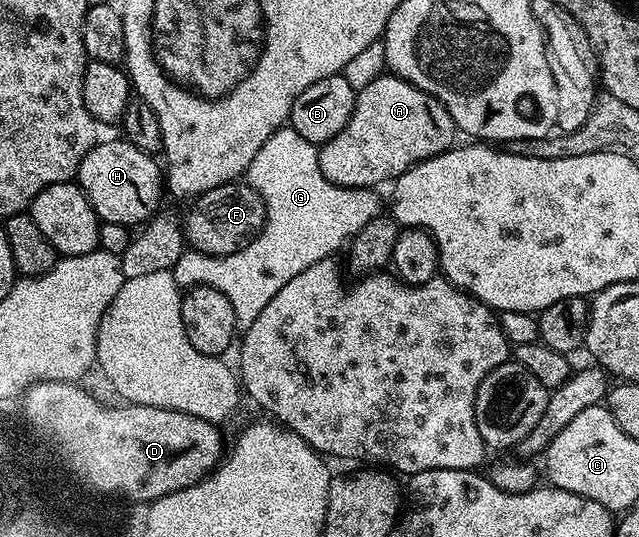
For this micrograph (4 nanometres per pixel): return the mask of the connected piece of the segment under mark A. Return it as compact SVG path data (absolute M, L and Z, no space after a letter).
M383 74L371 82L371 86L357 92L357 101L353 107L351 118L335 138L320 145L317 157L323 174L333 184L340 188L373 188L381 186L386 181L392 182L401 176L411 166L423 162L427 158L437 156L441 152L448 152L454 147L455 138L459 133L451 114L431 94L411 86L403 78L392 74Z

